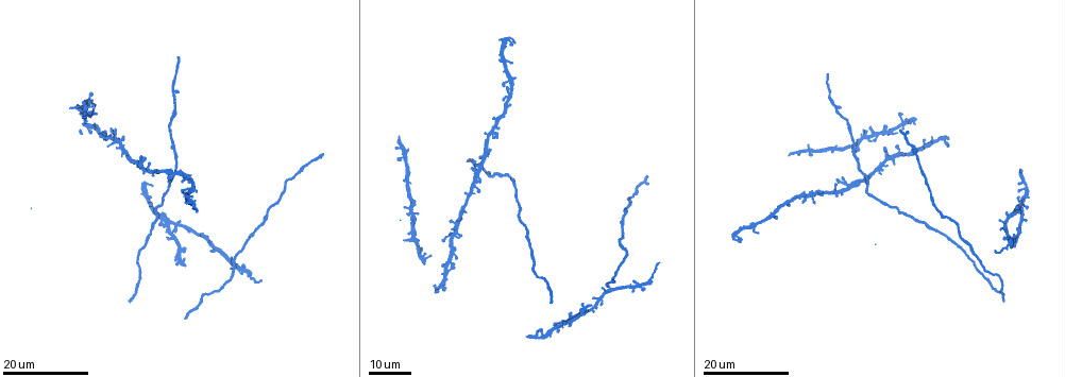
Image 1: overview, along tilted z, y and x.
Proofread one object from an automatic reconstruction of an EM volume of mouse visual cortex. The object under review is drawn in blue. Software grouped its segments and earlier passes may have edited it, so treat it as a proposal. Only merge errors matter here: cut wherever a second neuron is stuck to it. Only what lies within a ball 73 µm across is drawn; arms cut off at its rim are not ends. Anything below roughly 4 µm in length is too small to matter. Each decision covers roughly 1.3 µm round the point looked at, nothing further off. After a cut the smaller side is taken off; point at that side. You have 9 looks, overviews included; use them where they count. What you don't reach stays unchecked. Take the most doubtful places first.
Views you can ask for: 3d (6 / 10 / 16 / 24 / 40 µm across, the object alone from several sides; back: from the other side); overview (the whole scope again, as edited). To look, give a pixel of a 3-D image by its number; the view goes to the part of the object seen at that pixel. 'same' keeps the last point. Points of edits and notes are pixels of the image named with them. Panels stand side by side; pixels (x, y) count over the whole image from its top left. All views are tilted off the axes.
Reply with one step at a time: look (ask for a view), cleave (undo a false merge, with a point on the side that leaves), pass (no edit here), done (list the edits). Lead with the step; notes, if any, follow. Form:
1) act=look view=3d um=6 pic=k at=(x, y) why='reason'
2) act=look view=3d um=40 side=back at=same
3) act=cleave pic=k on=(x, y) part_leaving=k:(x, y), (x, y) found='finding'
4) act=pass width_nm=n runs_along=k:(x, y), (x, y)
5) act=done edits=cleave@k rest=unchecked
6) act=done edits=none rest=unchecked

act=look view=3d um=16 pic=1 at=(411, 198) why='three arms meet'

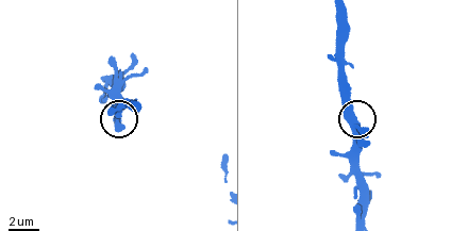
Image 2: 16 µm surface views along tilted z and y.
act=look view=3d um=10 pic=2 at=(357, 127)

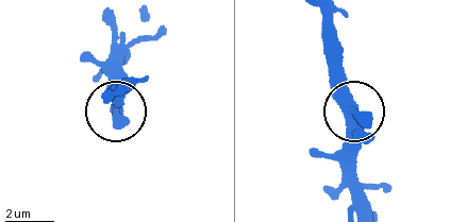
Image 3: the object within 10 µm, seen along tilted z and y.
act=look view=3d um=10 side=back pic=3 at=(352, 108)

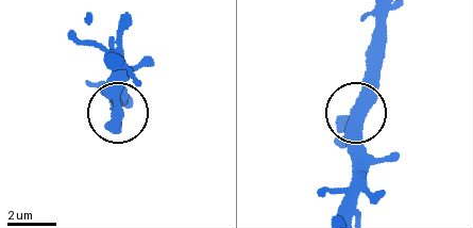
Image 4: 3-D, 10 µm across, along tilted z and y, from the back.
act=pass arms=3 found='continuous, no second neuron'

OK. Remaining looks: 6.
act=look view=3d um=24 pic=1 at=(174, 83) why='calibre changes'

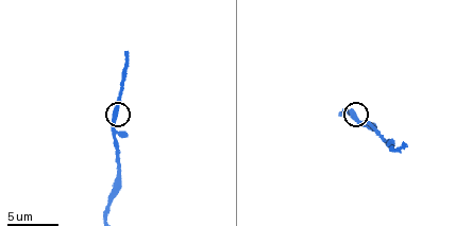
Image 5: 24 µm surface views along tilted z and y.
act=look view=3d um=10 pic=5 at=(352, 114) why='zoom in'

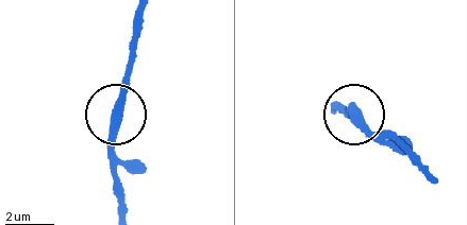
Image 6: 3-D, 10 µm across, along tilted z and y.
act=pass width_nm=350 runs_along=6:(122, 210), (114, 175), (112, 109), (128, 84), (130, 37) found='all the same neuron'

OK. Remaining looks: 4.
act=look view=3d um=16 pic=1 at=(449, 262) why='three arms meet'

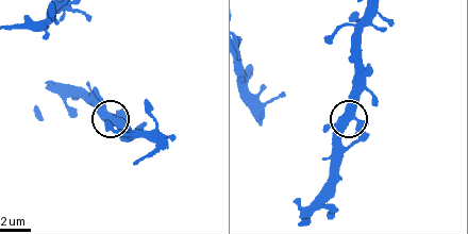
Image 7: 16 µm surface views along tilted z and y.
act=look view=3d um=10 pic=7 at=(355, 118)

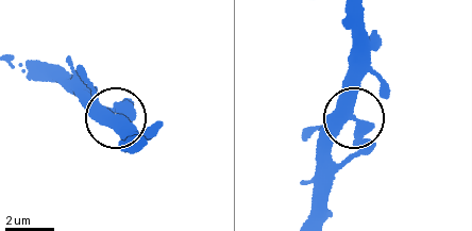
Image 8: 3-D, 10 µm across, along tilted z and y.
act=pass arms=3 runs_along=8:(360, 18), (349, 96), (353, 115), (336, 131), (315, 178) found='all the same neuron'

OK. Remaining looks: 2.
act=look view=3d um=6 pic=5 at=(118, 181) why='calibre changes'

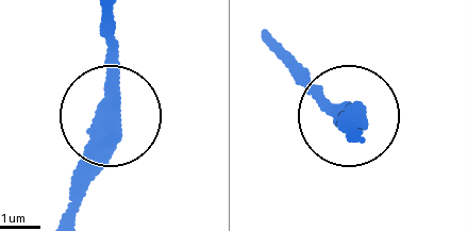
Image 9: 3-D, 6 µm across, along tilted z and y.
act=pass runs_along=9:(70, 208), (80, 154), (107, 101), (114, 26) found='continuous, no second neuron'

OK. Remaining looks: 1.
act=done edits=none rest=unchecked

